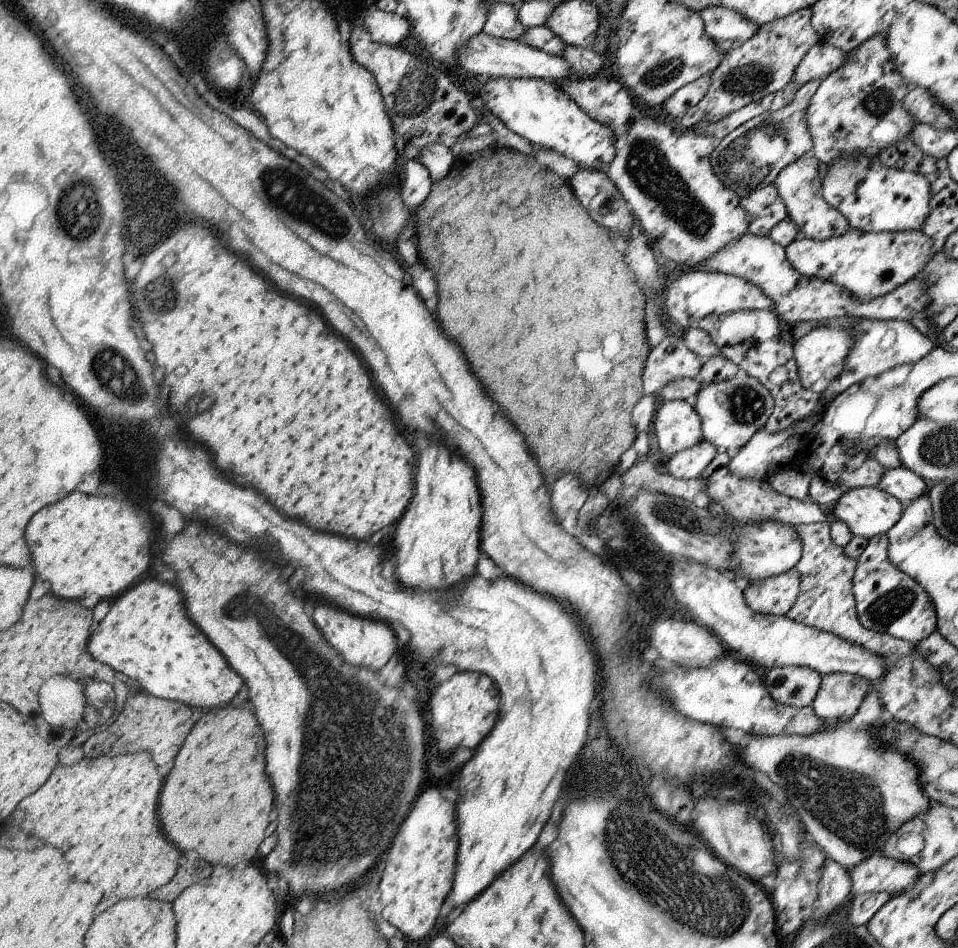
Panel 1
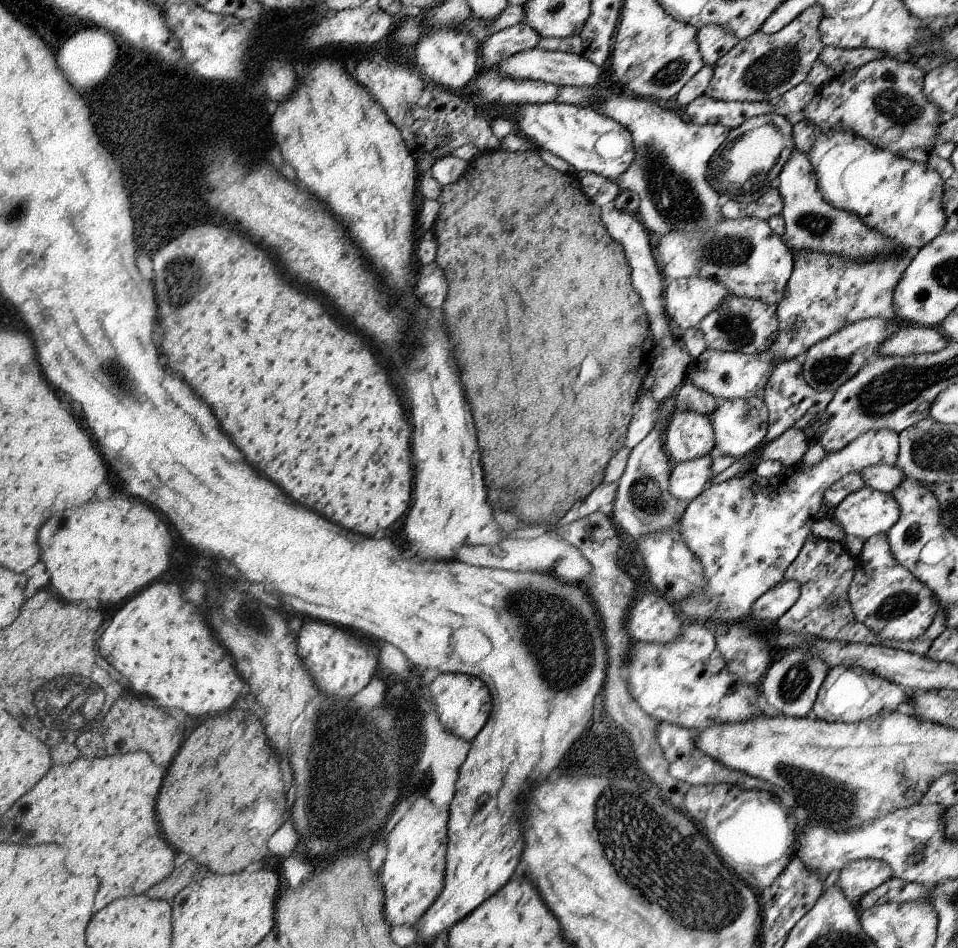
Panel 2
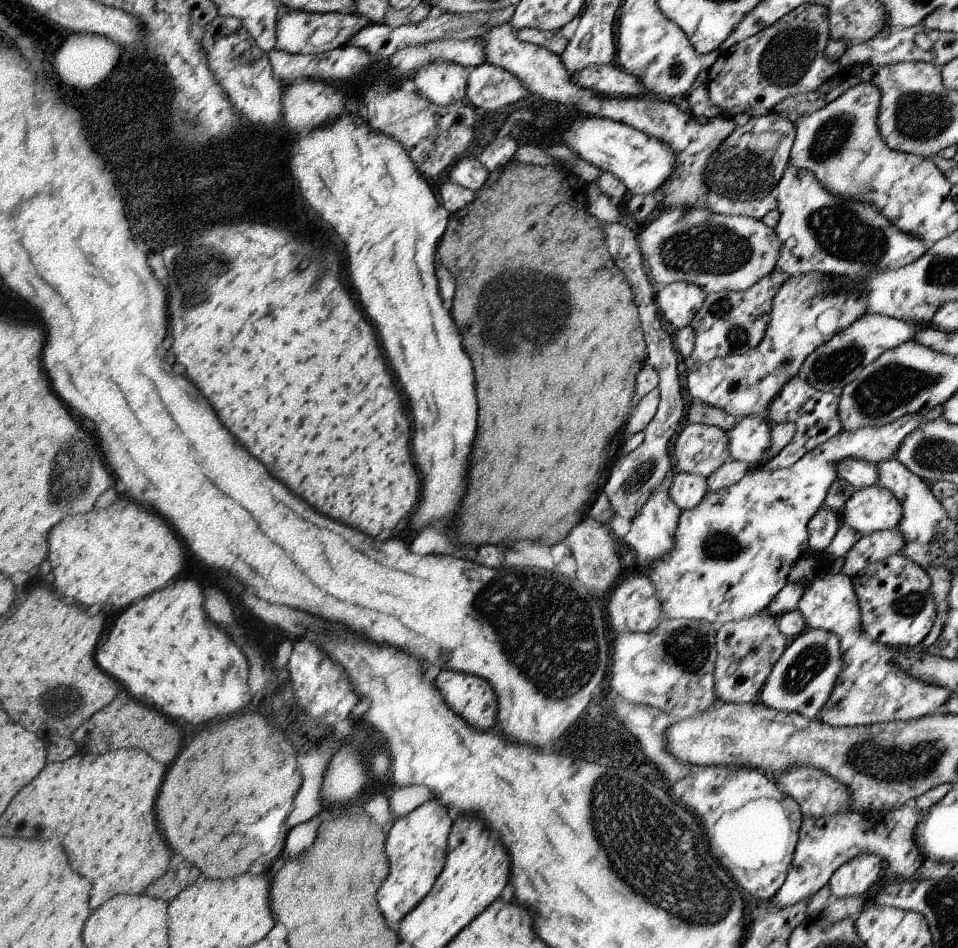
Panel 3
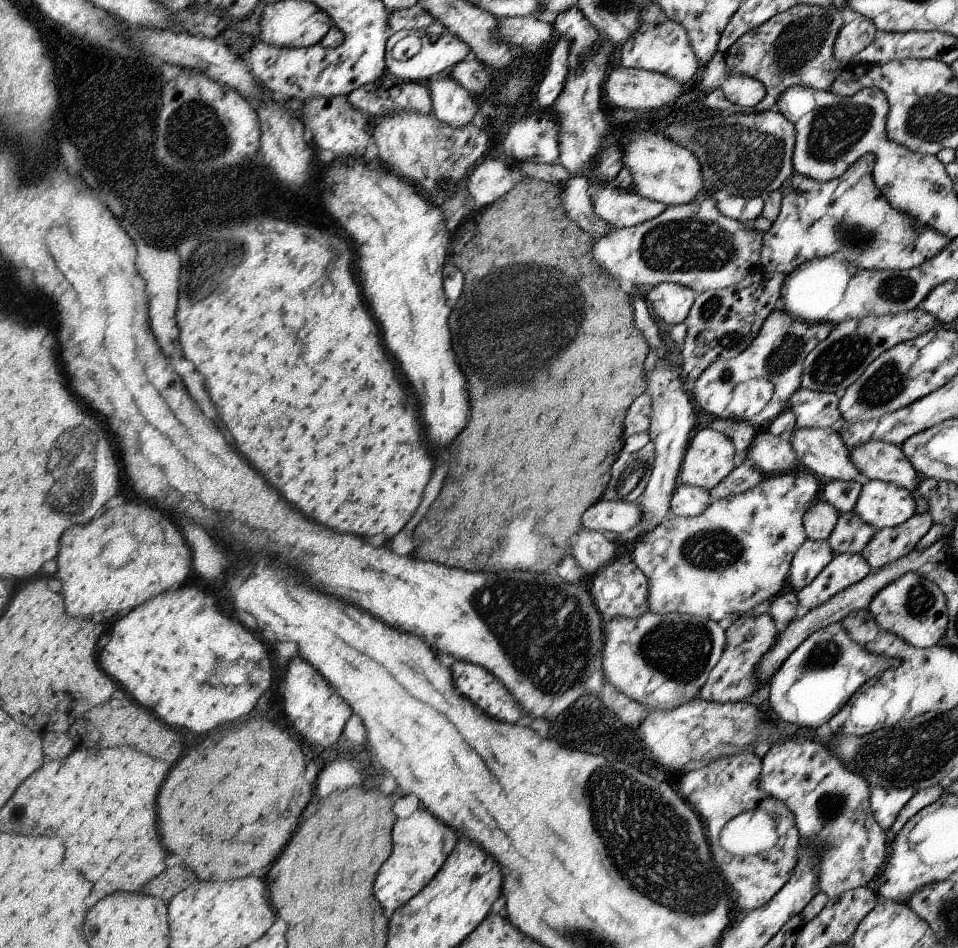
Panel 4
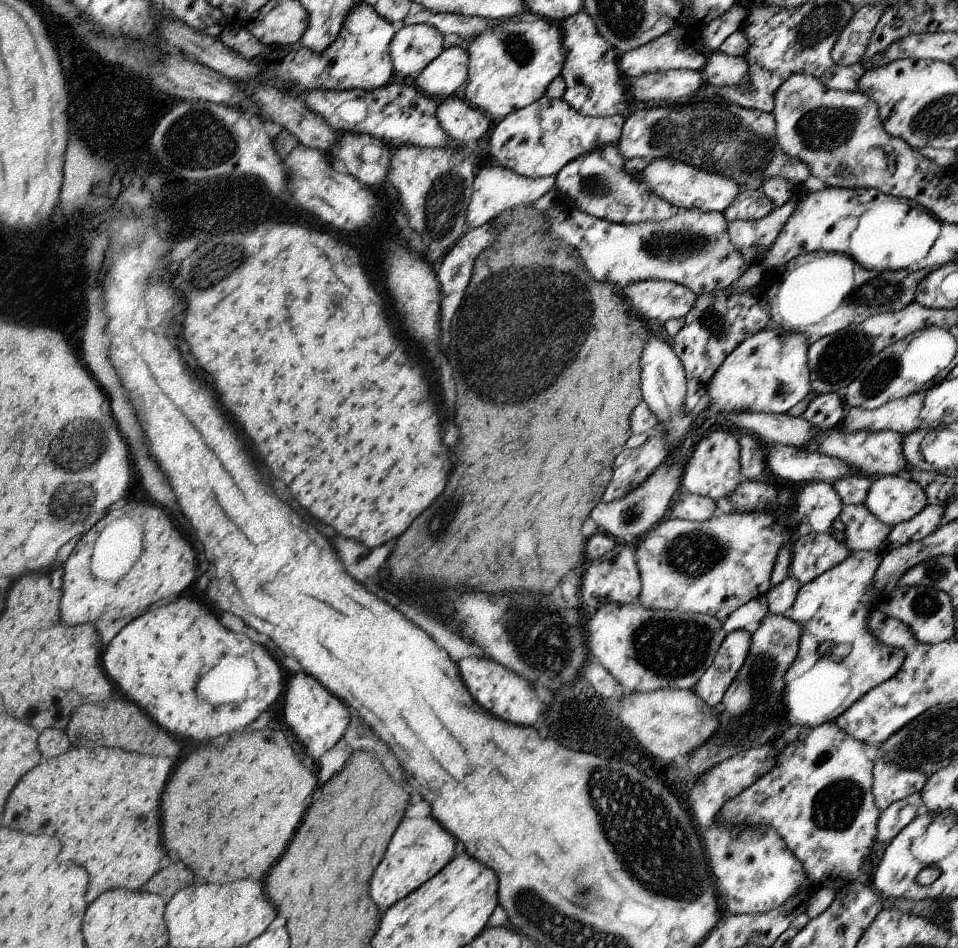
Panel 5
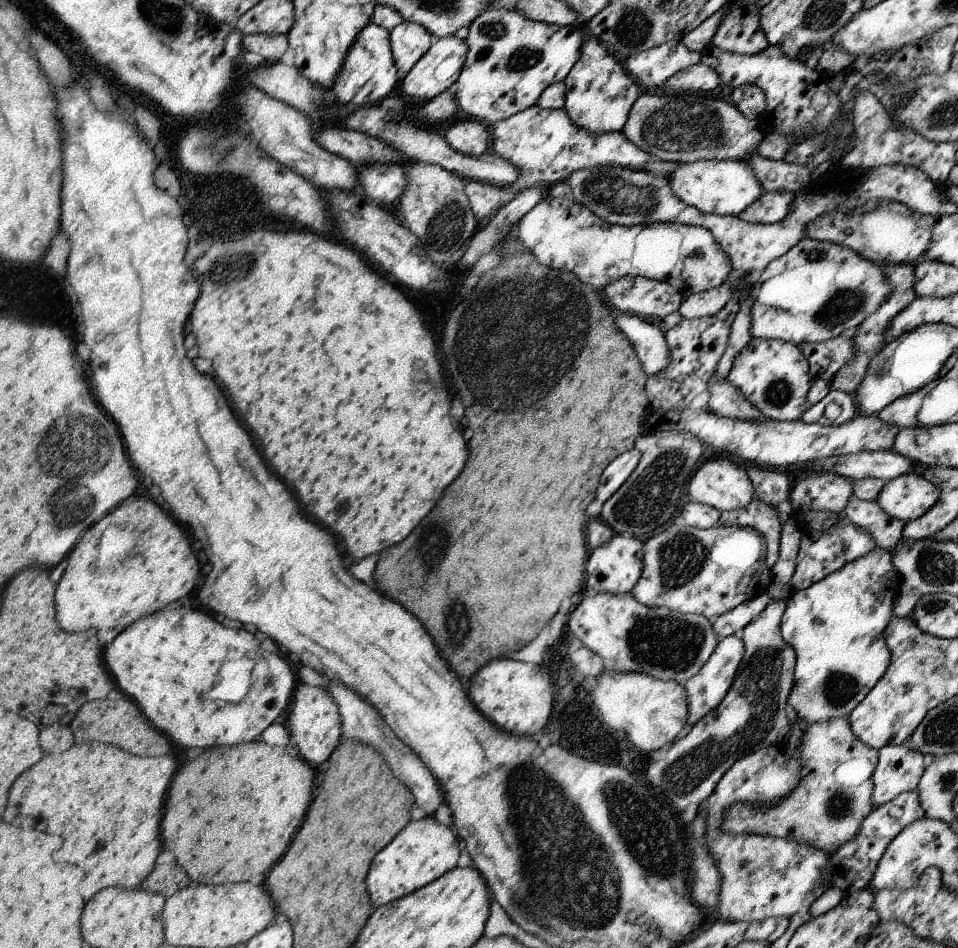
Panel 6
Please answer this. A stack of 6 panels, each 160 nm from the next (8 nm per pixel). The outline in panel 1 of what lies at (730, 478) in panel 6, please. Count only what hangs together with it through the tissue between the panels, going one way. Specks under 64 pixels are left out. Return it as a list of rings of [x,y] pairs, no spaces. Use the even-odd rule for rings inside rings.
[[[660,401],[652,426],[656,433],[654,447],[674,457],[705,440],[703,425],[691,401]]]

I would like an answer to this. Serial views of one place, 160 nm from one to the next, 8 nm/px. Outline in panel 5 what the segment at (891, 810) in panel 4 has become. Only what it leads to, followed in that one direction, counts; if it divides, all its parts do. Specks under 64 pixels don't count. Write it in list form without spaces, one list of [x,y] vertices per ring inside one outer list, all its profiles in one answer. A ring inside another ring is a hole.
[[[879,759],[874,763],[874,798],[878,807],[886,810],[893,802],[920,793],[925,781],[925,774],[917,769],[901,769]]]

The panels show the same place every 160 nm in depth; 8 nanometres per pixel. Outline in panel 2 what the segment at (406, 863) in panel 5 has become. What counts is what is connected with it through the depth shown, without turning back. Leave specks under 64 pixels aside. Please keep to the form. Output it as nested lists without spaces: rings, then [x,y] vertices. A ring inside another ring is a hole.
[[[426,796],[414,800],[406,816],[398,821],[388,836],[386,860],[382,864],[385,888],[386,920],[392,926],[417,924],[437,900],[444,888],[444,864],[448,844],[448,808],[438,808]]]

